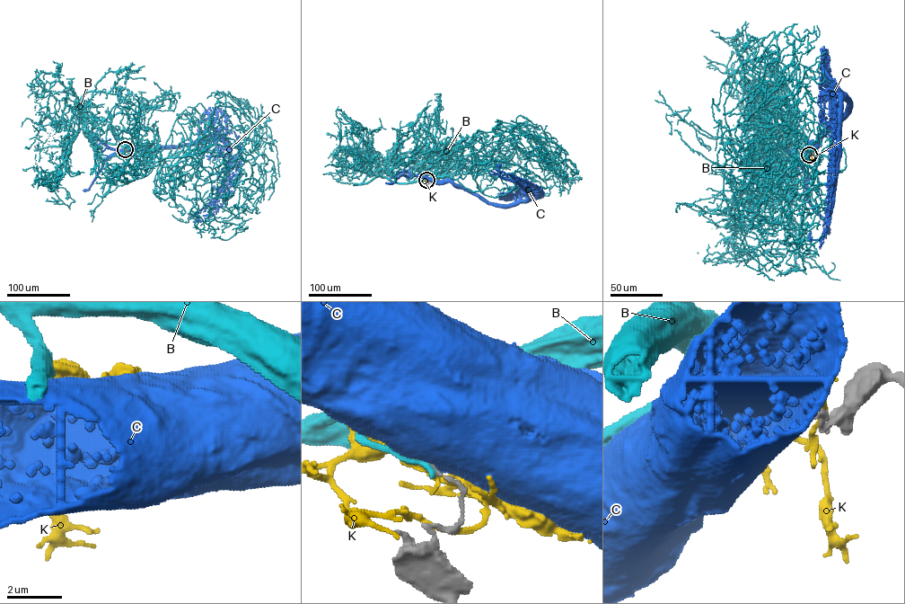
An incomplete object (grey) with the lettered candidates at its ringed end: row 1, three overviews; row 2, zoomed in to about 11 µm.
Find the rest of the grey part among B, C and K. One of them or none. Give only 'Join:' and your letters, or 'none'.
Join: none

